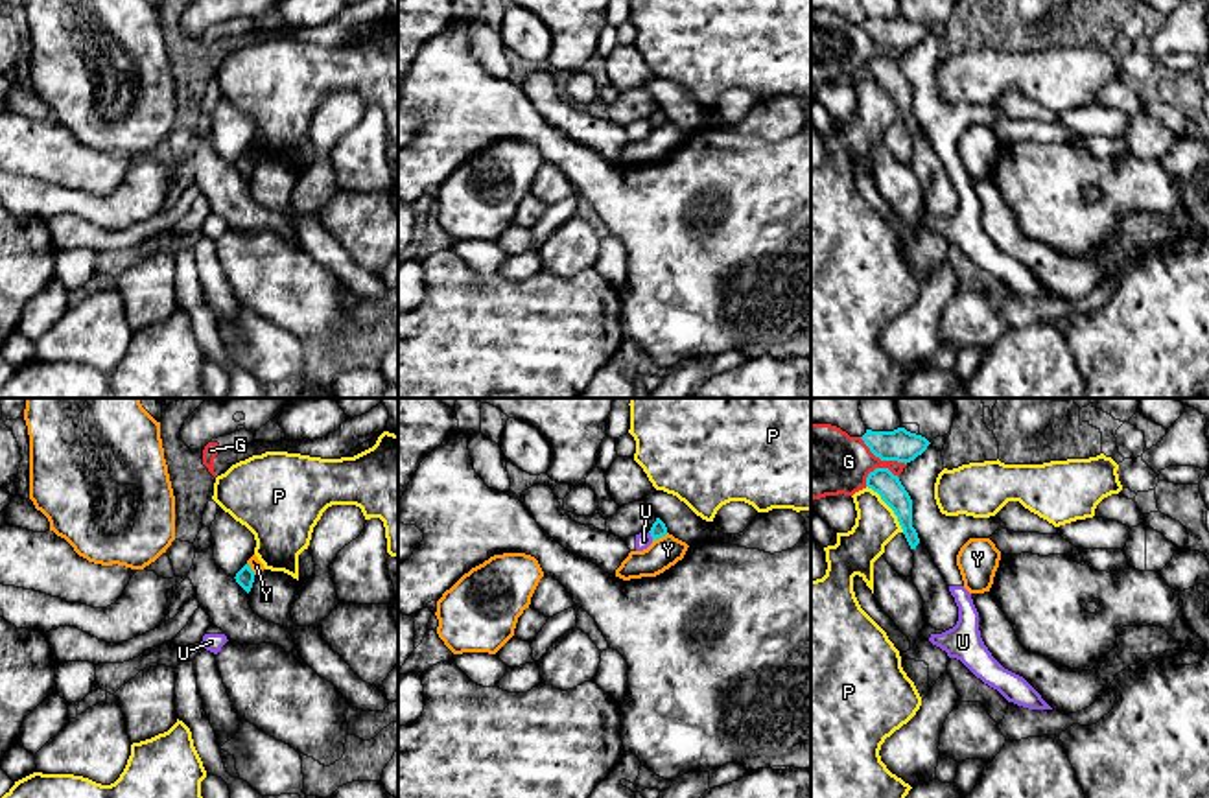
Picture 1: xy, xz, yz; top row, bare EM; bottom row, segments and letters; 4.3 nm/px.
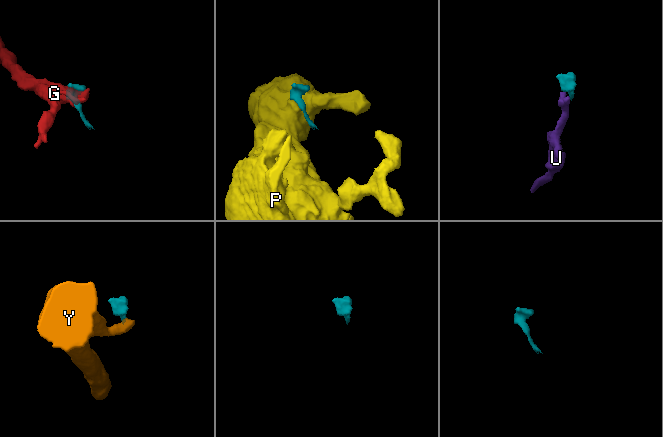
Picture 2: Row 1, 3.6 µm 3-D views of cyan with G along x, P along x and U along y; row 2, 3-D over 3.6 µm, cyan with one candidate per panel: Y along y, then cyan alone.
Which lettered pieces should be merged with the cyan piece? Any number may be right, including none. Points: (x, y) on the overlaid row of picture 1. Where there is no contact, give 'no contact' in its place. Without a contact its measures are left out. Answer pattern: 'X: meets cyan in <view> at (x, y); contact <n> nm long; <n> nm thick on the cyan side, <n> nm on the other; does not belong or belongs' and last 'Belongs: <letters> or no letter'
G: meets cyan in yz at (881, 459); contact 240 nm long; 140 nm thick on the cyan side, 300 nm on the other; does not belong
P: meets cyan in yz at (889, 505); contact 260 nm long; 110 nm thick on the cyan side, 190 nm on the other; does not belong
U: meets cyan in xz at (651, 535); contact 40 nm long; 70 nm thick on the cyan side, 70 nm on the other; does not belong
Y: meets cyan in xz at (660, 537); contact 80 nm long; 70 nm thick on the cyan side, 140 nm on the other; does not belong
Belongs: no letter

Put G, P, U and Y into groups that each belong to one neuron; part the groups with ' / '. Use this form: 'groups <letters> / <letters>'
groups G / P / U / Y

